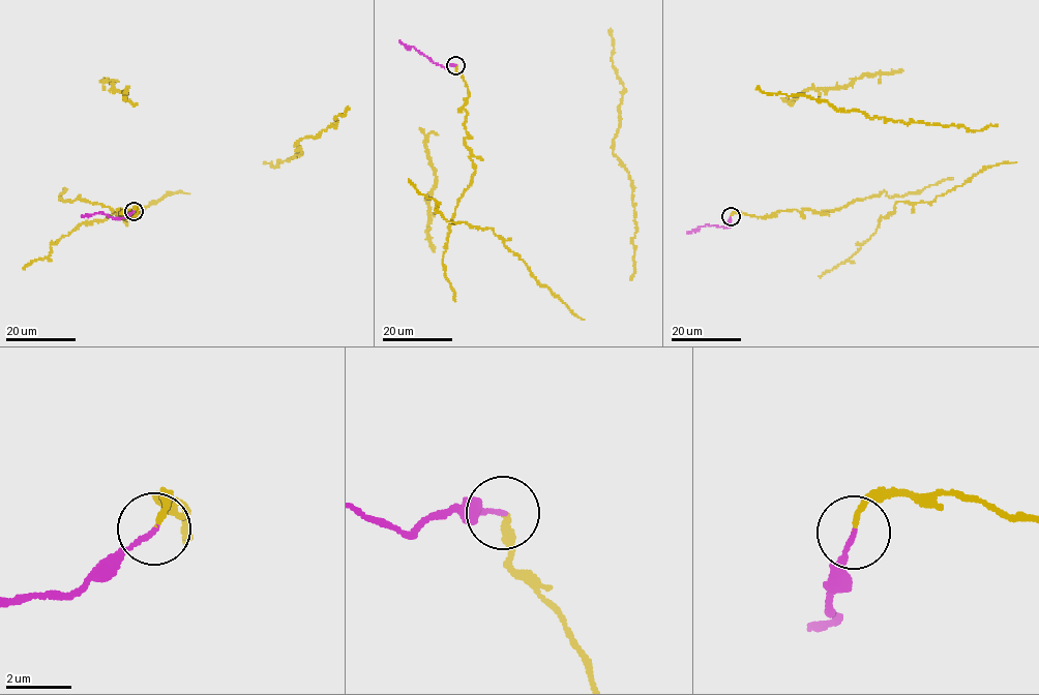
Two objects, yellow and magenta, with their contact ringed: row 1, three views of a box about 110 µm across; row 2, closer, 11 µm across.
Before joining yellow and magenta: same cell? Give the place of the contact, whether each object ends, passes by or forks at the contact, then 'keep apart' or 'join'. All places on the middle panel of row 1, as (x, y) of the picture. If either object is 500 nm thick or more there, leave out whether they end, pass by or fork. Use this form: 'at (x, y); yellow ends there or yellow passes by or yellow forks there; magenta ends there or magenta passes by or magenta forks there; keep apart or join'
at (455, 65); yellow ends there; magenta ends there; join

